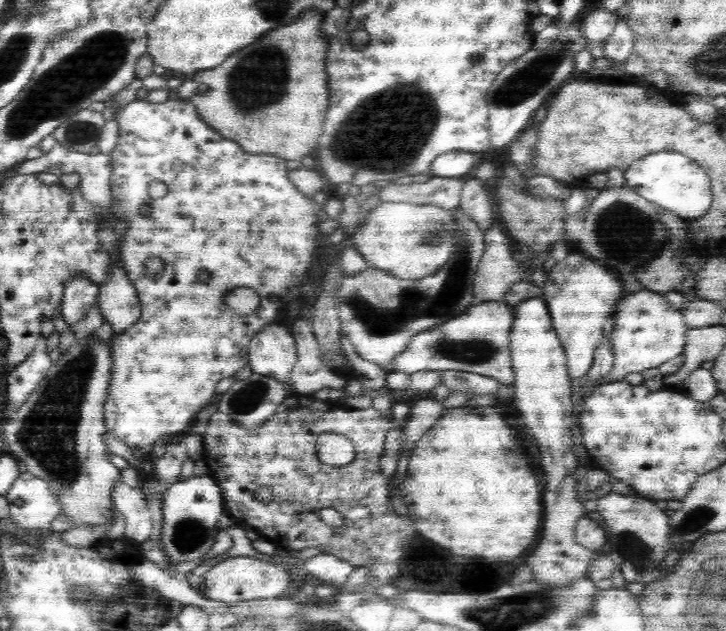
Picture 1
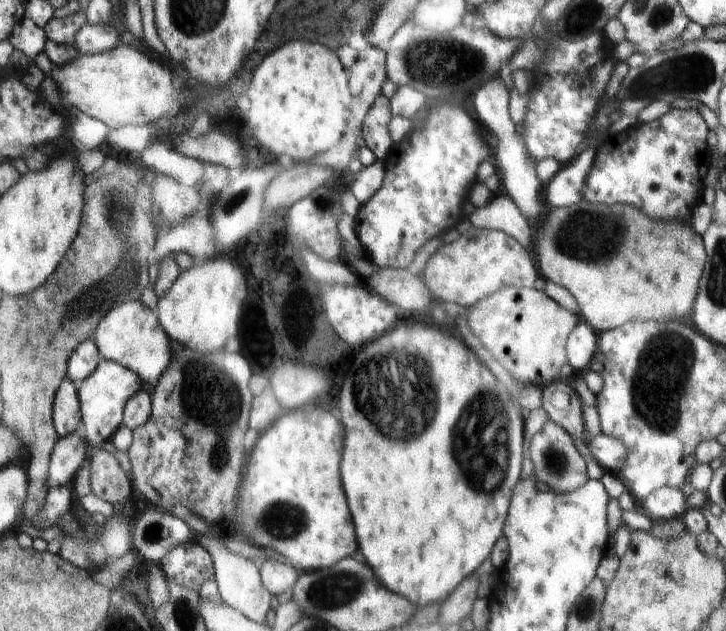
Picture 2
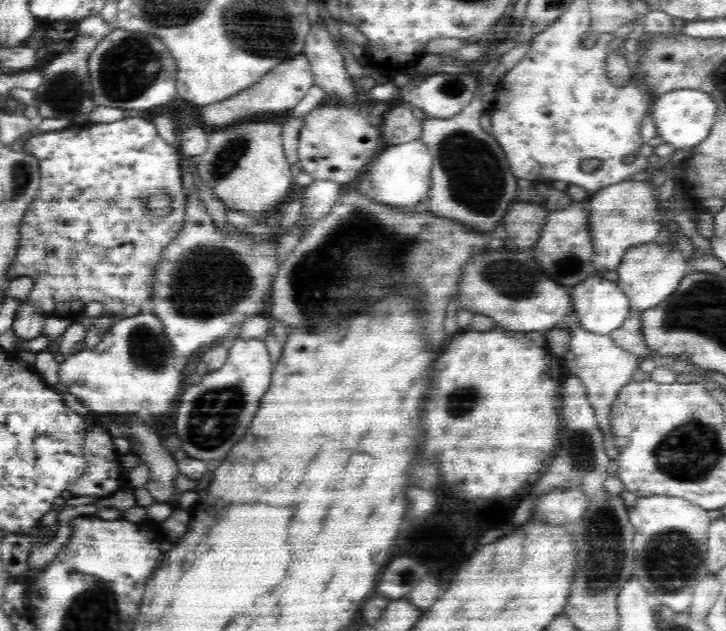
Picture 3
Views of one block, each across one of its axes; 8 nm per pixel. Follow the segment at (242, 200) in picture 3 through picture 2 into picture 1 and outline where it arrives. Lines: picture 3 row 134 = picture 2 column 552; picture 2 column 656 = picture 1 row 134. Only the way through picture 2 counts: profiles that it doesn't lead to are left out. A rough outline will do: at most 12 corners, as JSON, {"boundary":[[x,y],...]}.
{"boundary":[[322,11],[189,76],[246,152],[312,158],[330,98]]}

